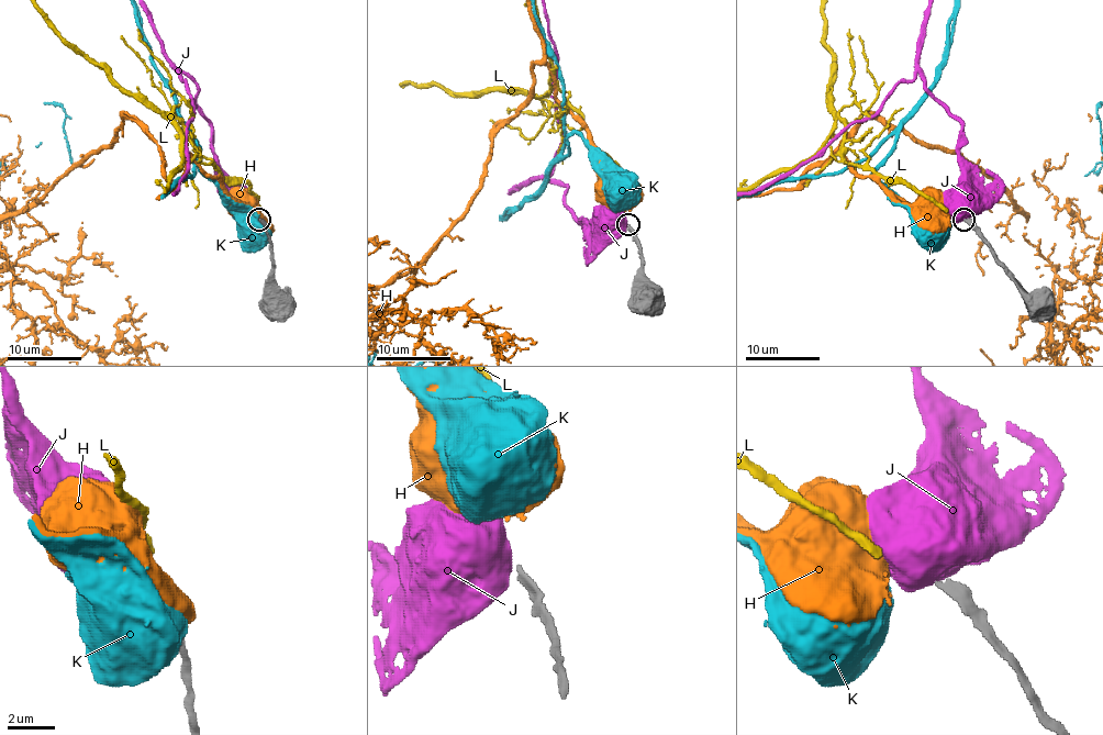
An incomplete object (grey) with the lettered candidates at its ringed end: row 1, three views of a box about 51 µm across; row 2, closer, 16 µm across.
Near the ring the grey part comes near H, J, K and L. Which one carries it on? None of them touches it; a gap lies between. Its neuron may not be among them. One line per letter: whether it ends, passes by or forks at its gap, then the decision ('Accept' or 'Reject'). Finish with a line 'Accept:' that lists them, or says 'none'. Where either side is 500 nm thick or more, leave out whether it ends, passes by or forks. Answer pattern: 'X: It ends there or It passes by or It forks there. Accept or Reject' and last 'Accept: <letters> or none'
H: Reject
J: Reject
K: Reject
L: It ends there. Reject
Accept: none

